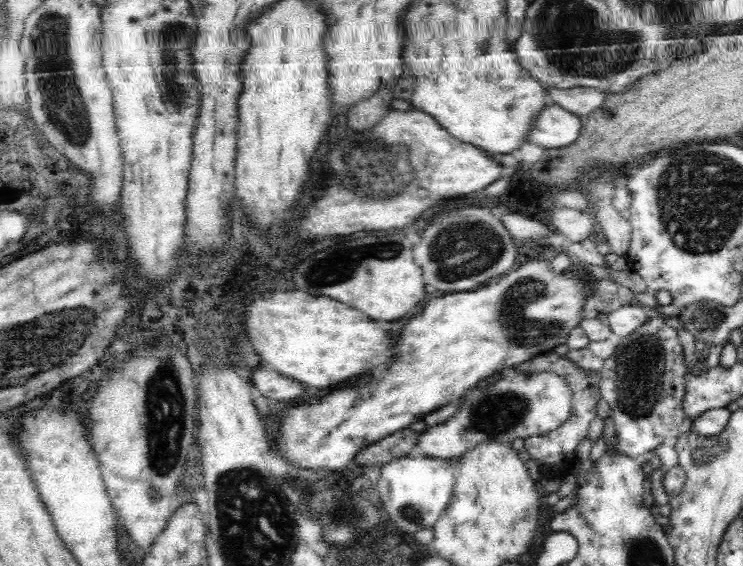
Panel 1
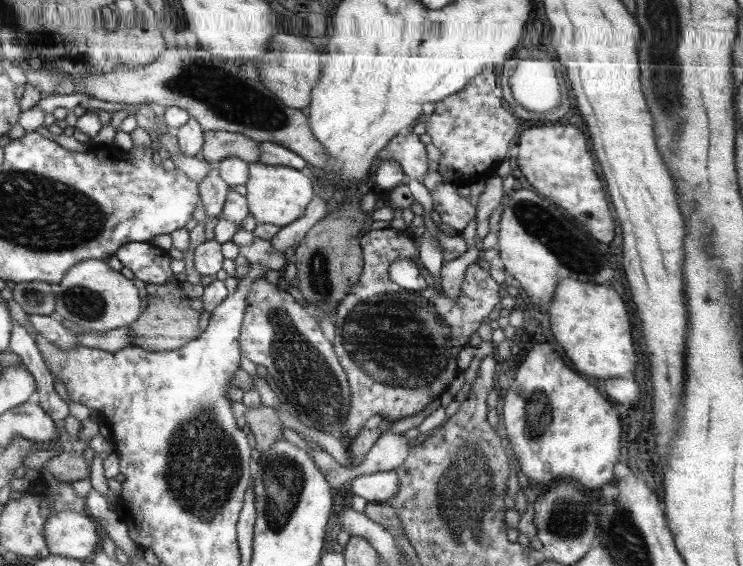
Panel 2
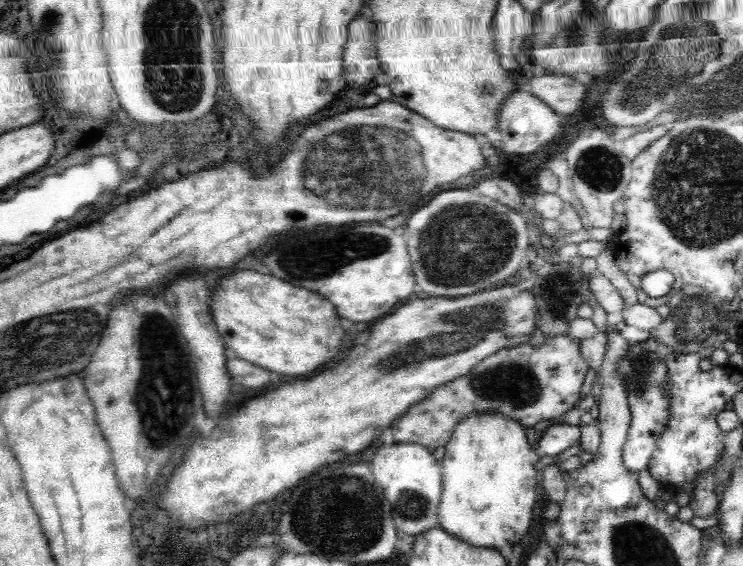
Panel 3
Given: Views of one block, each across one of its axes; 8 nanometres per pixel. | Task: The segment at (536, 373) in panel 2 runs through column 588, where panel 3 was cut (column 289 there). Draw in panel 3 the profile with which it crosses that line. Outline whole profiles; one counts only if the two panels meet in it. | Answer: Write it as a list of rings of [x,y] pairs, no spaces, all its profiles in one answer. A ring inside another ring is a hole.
[[[498,286],[496,290],[490,292],[476,292],[472,296],[460,296],[460,298],[418,298],[408,302],[406,306],[398,308],[394,314],[386,315],[380,322],[376,322],[370,328],[370,336],[366,340],[366,332],[358,334],[354,340],[352,350],[346,354],[346,358],[342,358],[340,362],[328,366],[324,372],[306,378],[306,380],[296,380],[296,382],[288,382],[278,386],[276,390],[266,392],[260,398],[248,400],[244,402],[240,408],[236,408],[234,414],[226,416],[208,438],[198,438],[194,440],[194,444],[188,448],[186,456],[184,456],[184,464],[174,472],[174,476],[166,482],[164,486],[164,494],[158,498],[160,506],[168,512],[170,518],[178,520],[178,522],[192,522],[192,520],[204,520],[204,522],[212,522],[212,520],[222,520],[222,518],[232,518],[238,512],[246,510],[248,506],[256,504],[256,502],[264,502],[272,500],[274,496],[278,496],[282,490],[296,486],[302,478],[310,476],[312,472],[316,472],[316,468],[322,468],[324,464],[334,464],[338,460],[344,460],[348,456],[354,456],[363,450],[366,450],[372,442],[380,438],[383,430],[390,427],[391,424],[400,416],[405,415],[407,410],[420,400],[424,400],[436,387],[456,380],[458,377],[464,376],[472,367],[476,366],[482,359],[488,355],[498,352],[506,347],[512,348],[522,343],[529,343],[531,336],[539,330],[539,314],[535,303],[535,296],[529,289],[520,289],[516,286]]]

